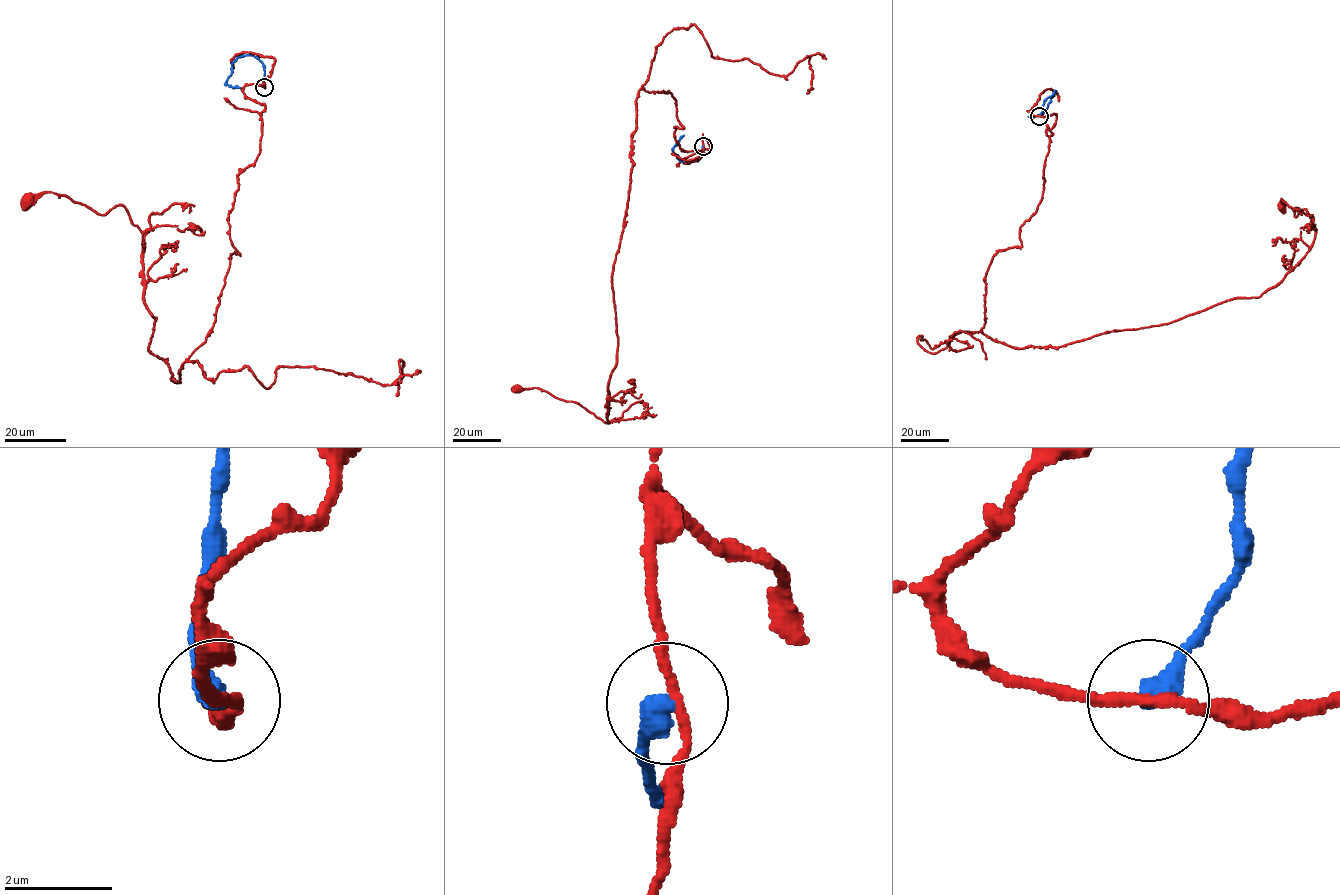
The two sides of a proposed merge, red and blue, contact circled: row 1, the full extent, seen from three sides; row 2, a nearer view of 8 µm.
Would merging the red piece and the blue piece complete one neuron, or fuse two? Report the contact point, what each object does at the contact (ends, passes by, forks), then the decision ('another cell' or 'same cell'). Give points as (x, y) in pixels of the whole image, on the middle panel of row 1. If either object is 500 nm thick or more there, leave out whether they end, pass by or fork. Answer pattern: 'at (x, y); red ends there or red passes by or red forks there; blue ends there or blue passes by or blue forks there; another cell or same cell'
at (703, 146); red passes by; blue ends there; another cell

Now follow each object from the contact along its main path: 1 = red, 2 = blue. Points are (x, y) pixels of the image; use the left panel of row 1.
1: (264, 86), (243, 90), (265, 105), (227, 220), (240, 253), (179, 382), (148, 350), (127, 211), (28, 201)
2: (264, 86), (262, 62), (252, 55), (240, 55), (232, 64), (232, 73), (226, 81), (229, 86), (240, 88)

